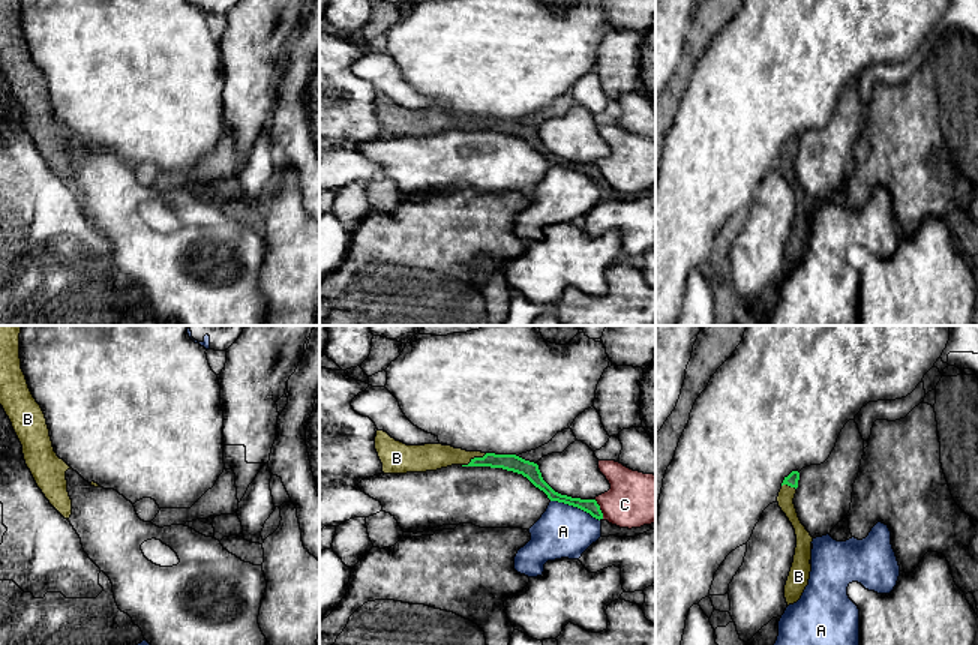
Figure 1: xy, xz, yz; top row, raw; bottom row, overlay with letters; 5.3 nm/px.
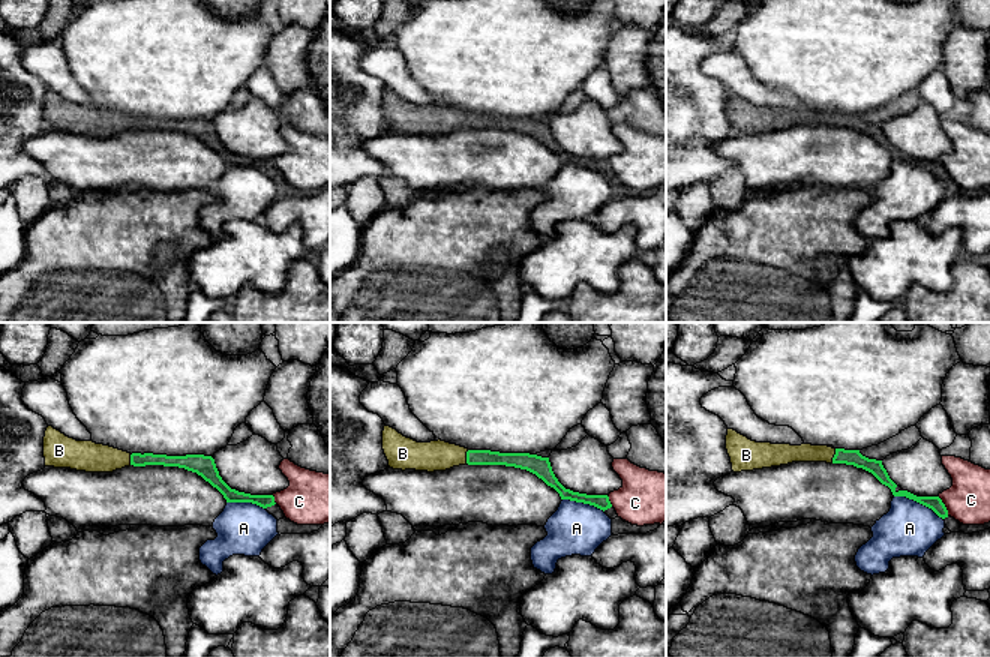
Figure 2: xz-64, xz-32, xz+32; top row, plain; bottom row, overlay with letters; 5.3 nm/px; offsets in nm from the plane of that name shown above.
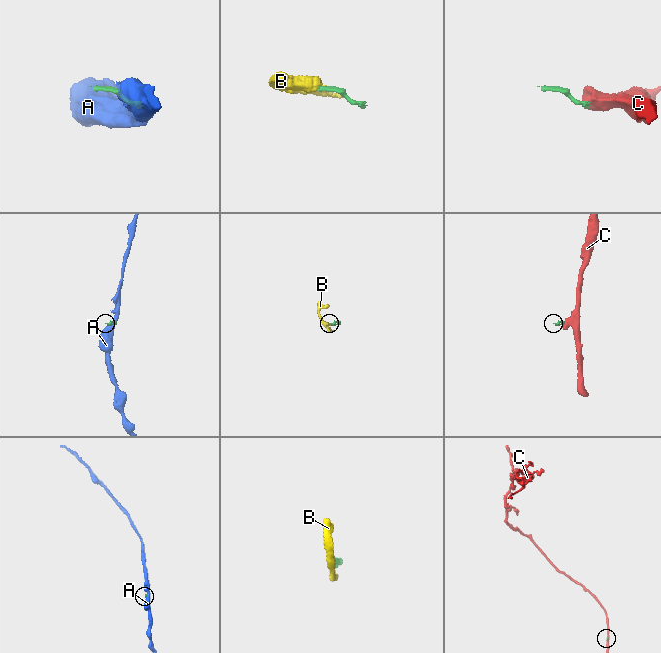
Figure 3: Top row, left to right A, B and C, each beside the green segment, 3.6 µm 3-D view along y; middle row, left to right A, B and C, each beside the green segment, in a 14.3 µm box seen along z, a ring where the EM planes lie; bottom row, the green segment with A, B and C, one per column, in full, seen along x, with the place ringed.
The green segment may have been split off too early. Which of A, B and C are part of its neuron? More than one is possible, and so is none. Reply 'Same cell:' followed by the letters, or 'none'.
Same cell: B

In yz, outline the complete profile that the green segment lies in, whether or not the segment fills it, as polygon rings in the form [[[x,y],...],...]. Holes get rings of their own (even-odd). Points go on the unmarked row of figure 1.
[[[792,135],[788,141],[784,141],[782,147],[782,153],[777,160],[778,171],[792,188],[796,200],[794,226],[784,249],[784,262],[788,270],[796,267],[801,262],[806,250],[808,249],[810,236],[812,236],[810,224],[812,224],[813,201],[801,188],[794,168],[798,144],[800,144],[800,136]]]

